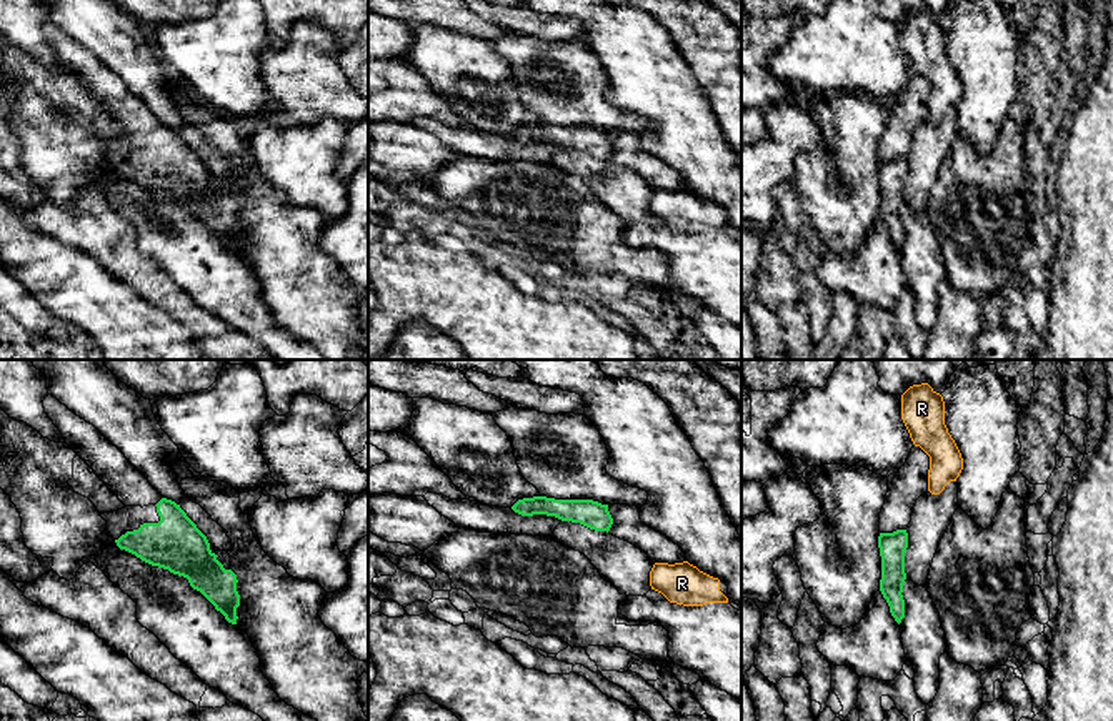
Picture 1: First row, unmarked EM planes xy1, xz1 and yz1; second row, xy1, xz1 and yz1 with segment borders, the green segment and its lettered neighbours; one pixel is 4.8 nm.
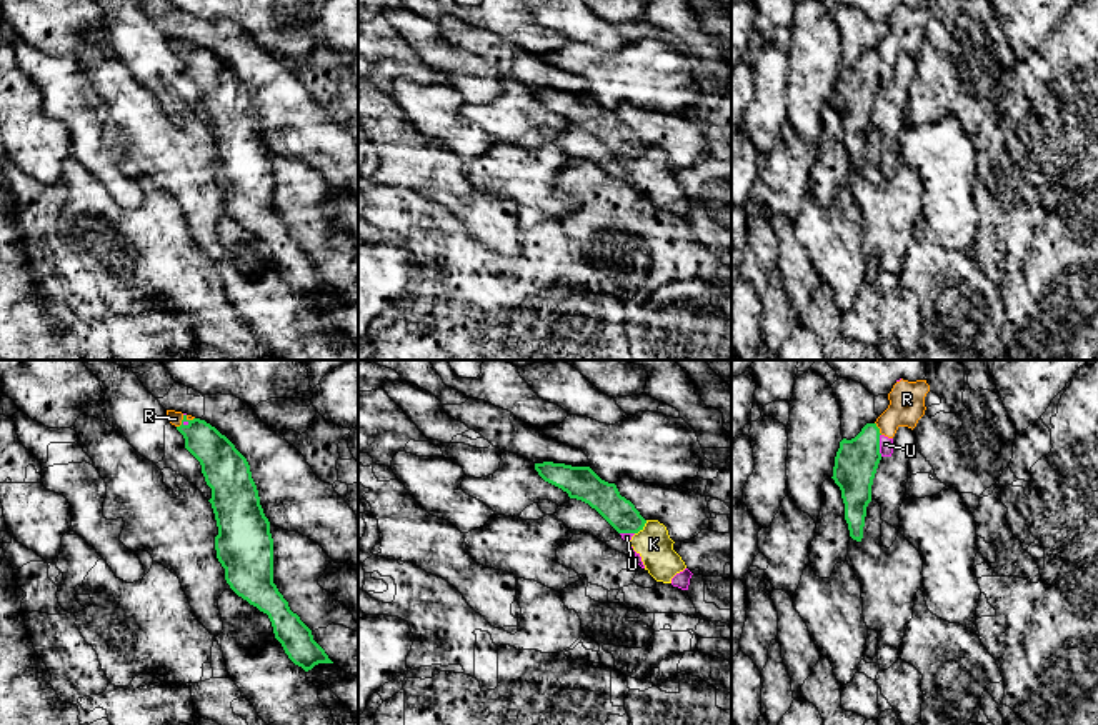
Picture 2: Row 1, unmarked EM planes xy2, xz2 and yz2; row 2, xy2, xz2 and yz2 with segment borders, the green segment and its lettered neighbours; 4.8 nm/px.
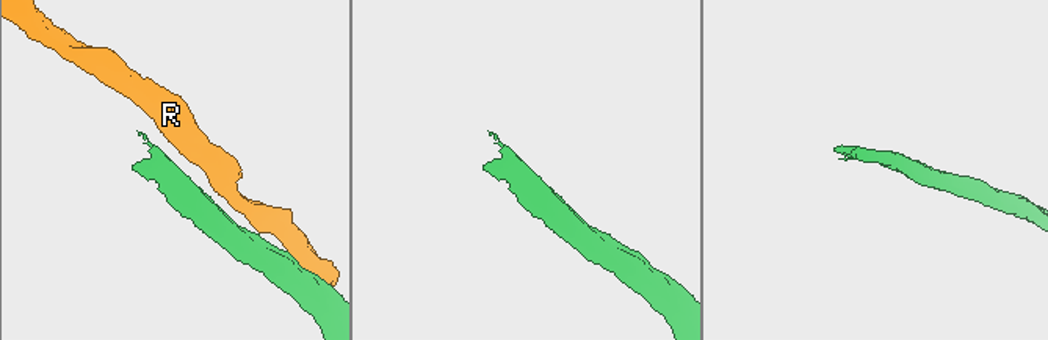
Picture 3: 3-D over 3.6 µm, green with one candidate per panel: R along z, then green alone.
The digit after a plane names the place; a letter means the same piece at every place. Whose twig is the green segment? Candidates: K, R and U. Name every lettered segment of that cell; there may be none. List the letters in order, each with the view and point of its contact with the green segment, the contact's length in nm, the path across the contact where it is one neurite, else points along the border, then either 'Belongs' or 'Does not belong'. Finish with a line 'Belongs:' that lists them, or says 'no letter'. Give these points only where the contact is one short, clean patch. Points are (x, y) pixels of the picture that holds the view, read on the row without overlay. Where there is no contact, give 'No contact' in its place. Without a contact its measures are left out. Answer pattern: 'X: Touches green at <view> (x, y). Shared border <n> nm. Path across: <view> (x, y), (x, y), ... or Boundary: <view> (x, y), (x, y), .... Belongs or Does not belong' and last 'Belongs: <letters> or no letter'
K: Touches green at xz2 (642, 154). Shared border 90 nm. Does not belong
R: Touches green at xy2 (184, 45). Shared border 100 nm. Boundary: xy2 (194, 44), (184, 45), (177, 54). Does not belong
U: Touches green at yz2 (878, 72). Shared border 110 nm. Does not belong
Belongs: no letter

